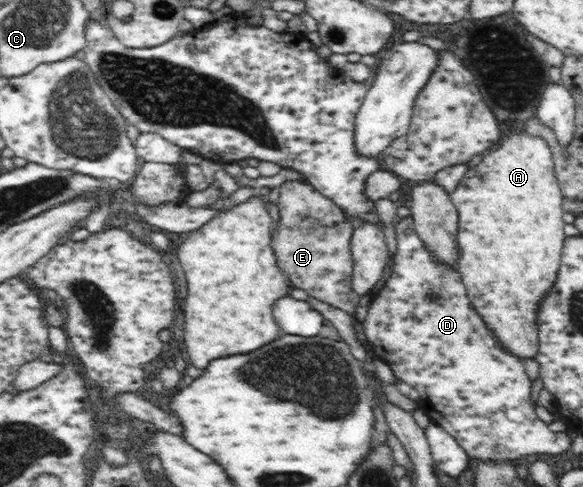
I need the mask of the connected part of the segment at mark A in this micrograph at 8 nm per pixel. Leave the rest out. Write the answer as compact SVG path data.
M515 131L511 135L507 135L507 139L503 139L499 143L499 147L491 153L487 153L483 157L483 161L470 168L469 174L459 181L459 185L450 193L451 201L455 204L458 211L455 235L455 250L458 250L458 260L456 261L456 269L460 273L460 278L466 287L469 299L473 307L479 312L486 323L487 328L493 332L497 342L503 348L521 359L522 361L534 359L538 349L538 333L536 333L536 311L540 301L544 295L551 289L551 283L554 283L556 271L560 266L560 255L562 254L566 236L563 232L565 229L565 221L563 221L563 194L558 182L558 176L555 175L555 166L553 153L556 152L548 140L544 140L541 136L535 136L525 131Z

